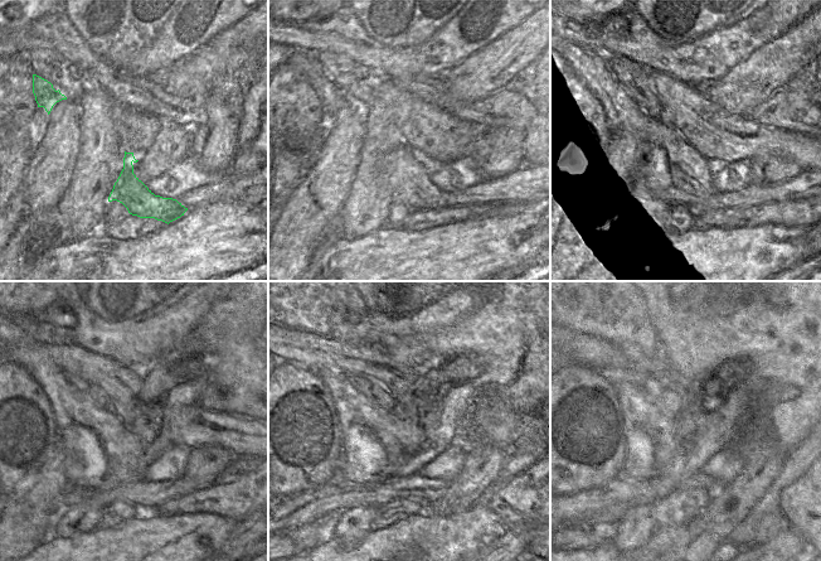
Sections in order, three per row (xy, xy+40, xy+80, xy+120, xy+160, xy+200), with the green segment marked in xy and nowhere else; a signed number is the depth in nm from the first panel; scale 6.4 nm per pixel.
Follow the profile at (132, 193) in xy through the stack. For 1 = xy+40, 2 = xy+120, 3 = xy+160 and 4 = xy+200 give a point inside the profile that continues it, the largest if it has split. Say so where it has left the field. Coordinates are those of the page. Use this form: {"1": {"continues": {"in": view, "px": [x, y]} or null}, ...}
{"1": {"continues": {"in": "xy+40", "px": [411, 185]}}, "2": {"continues": {"in": "xy+120", "px": [122, 462]}}, "3": {"continues": {"in": "xy+160", "px": [378, 443]}}, "4": {"continues": {"in": "xy+200", "px": [650, 436]}}}

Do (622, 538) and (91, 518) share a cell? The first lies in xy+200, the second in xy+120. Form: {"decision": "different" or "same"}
{"decision": "same"}

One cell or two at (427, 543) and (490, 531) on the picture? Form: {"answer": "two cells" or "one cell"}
{"answer": "one cell"}

